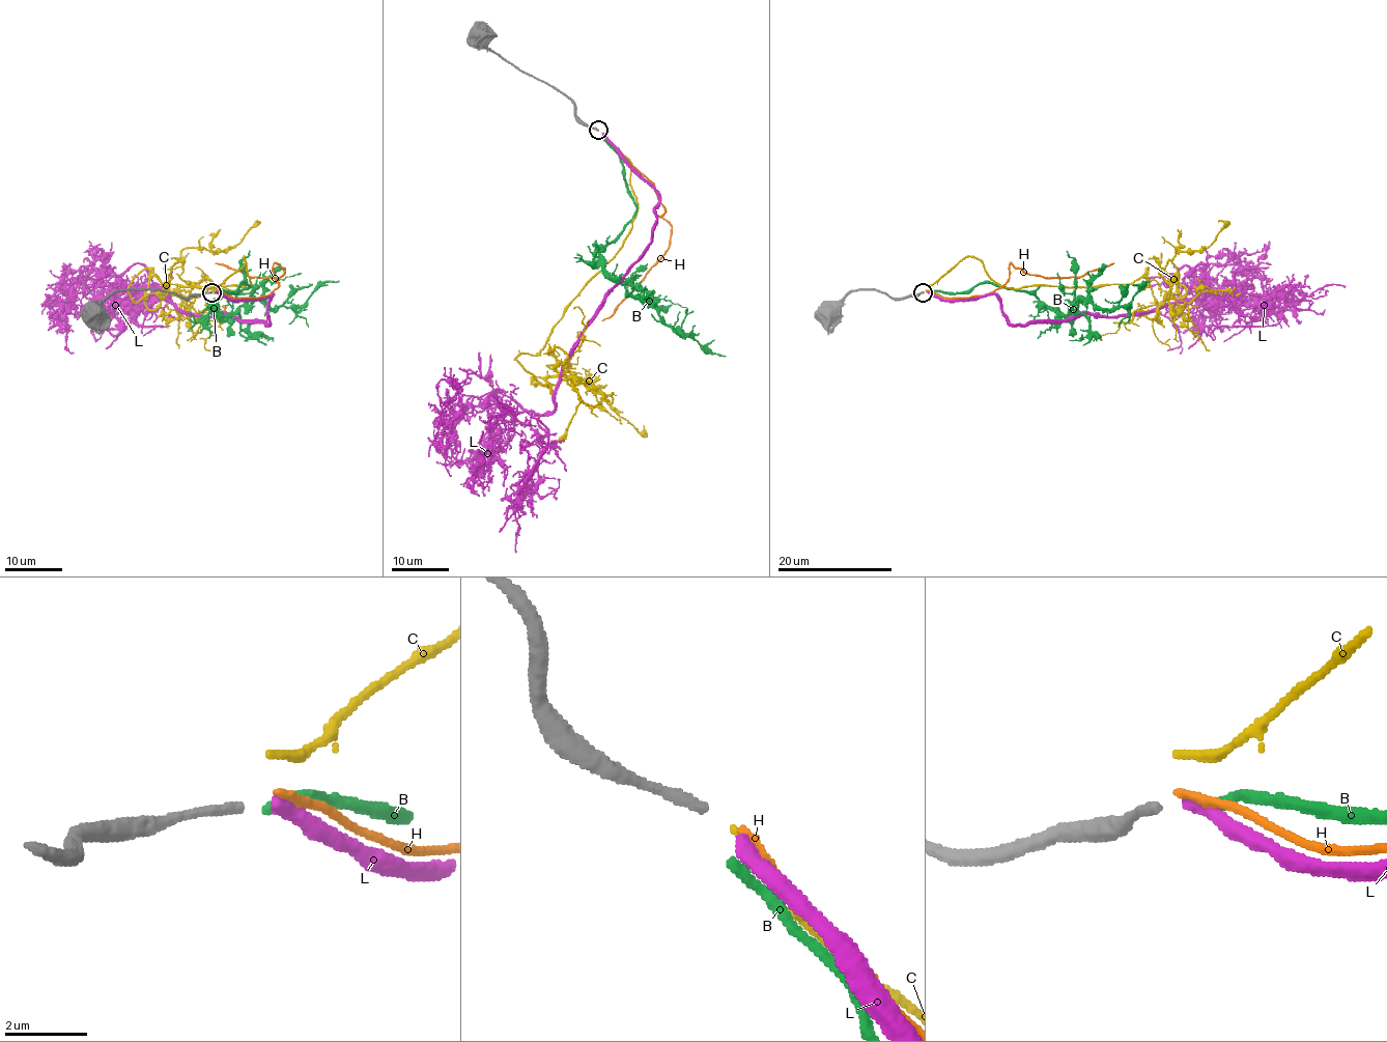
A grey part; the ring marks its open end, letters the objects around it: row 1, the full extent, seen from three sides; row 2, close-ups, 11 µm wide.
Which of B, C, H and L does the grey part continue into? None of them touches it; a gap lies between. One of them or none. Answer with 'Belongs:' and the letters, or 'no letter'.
Belongs: no letter

